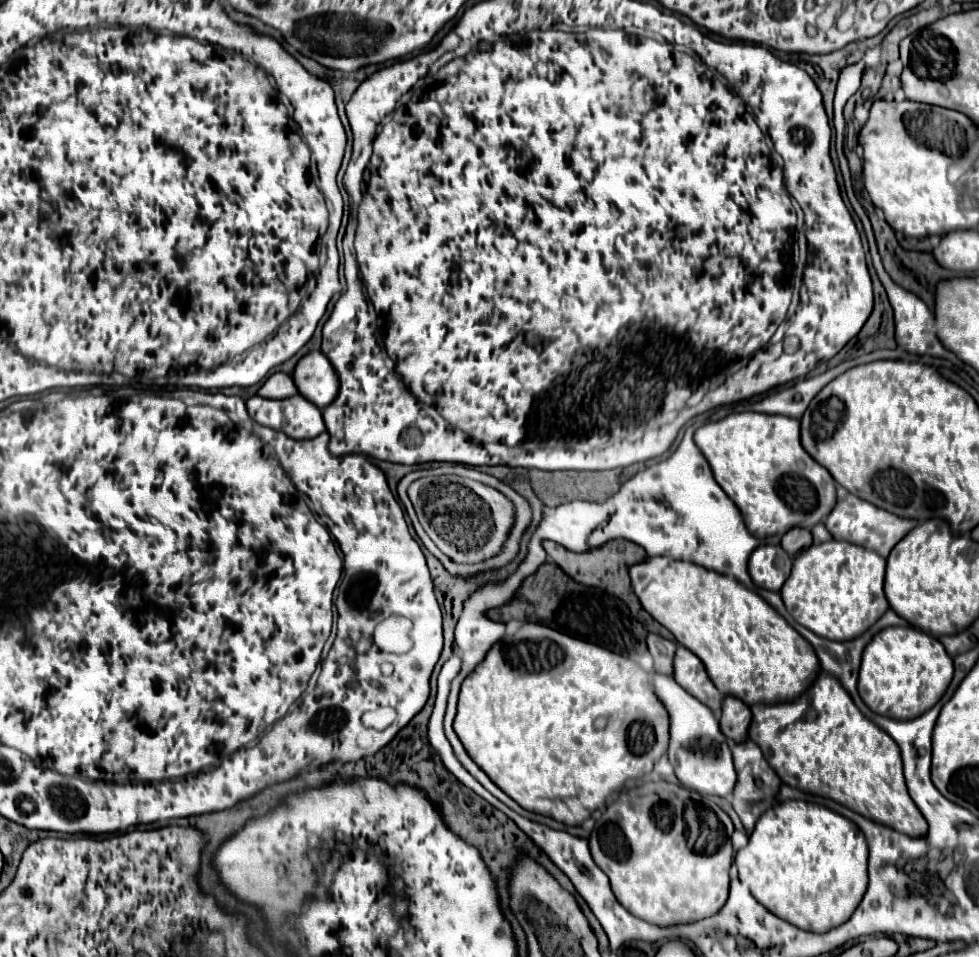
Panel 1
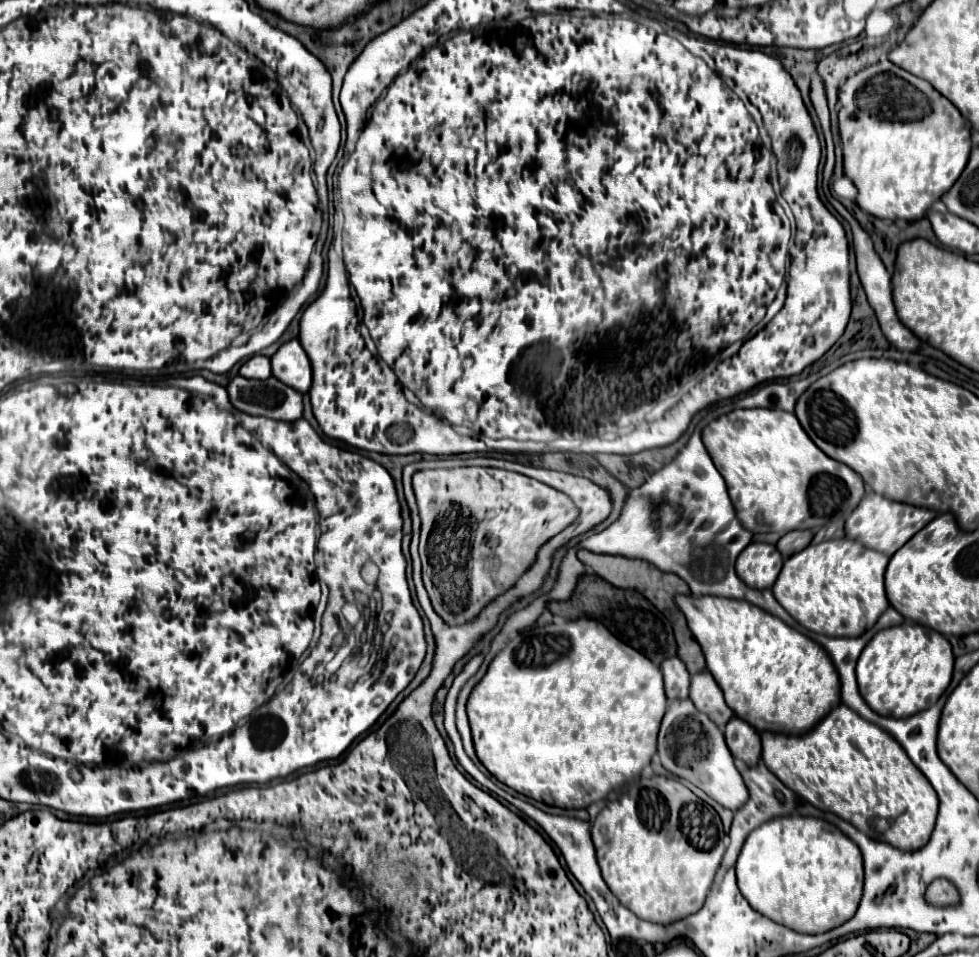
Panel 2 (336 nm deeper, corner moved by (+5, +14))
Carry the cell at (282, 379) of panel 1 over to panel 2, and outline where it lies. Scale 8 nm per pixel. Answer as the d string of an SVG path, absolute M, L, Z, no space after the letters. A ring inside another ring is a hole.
M257 354L257 356L249 358L249 360L241 366L239 374L241 374L243 378L255 378L255 380L271 378L271 360L269 360L267 356Z

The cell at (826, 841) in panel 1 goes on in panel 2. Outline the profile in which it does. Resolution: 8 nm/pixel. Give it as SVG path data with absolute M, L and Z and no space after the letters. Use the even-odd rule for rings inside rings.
M785 816L763 822L741 848L737 882L745 900L777 924L819 934L847 922L863 892L859 846L831 822L813 816Z

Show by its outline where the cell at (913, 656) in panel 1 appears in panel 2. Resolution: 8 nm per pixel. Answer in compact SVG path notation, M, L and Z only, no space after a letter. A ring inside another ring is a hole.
M903 622L879 630L865 646L857 660L859 692L881 716L905 718L931 706L949 686L953 674L951 644L943 634L929 630L917 622Z

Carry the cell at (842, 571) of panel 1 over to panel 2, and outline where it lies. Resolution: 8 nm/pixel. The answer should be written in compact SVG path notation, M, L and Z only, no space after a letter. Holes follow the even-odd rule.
M849 538L809 544L785 560L773 584L775 600L807 630L829 636L859 636L887 610L883 574L889 556Z

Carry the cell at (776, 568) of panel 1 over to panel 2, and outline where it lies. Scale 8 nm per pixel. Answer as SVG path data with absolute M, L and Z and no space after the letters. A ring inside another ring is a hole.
M751 542L735 562L737 576L755 590L771 588L777 574L781 572L783 558L773 544Z

